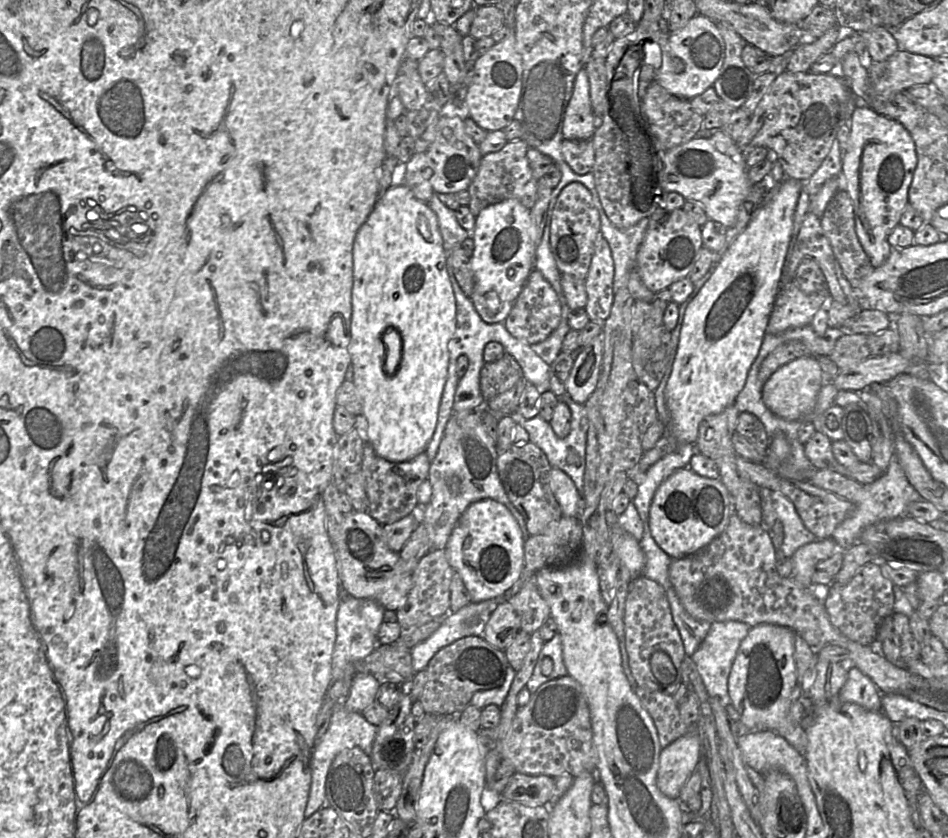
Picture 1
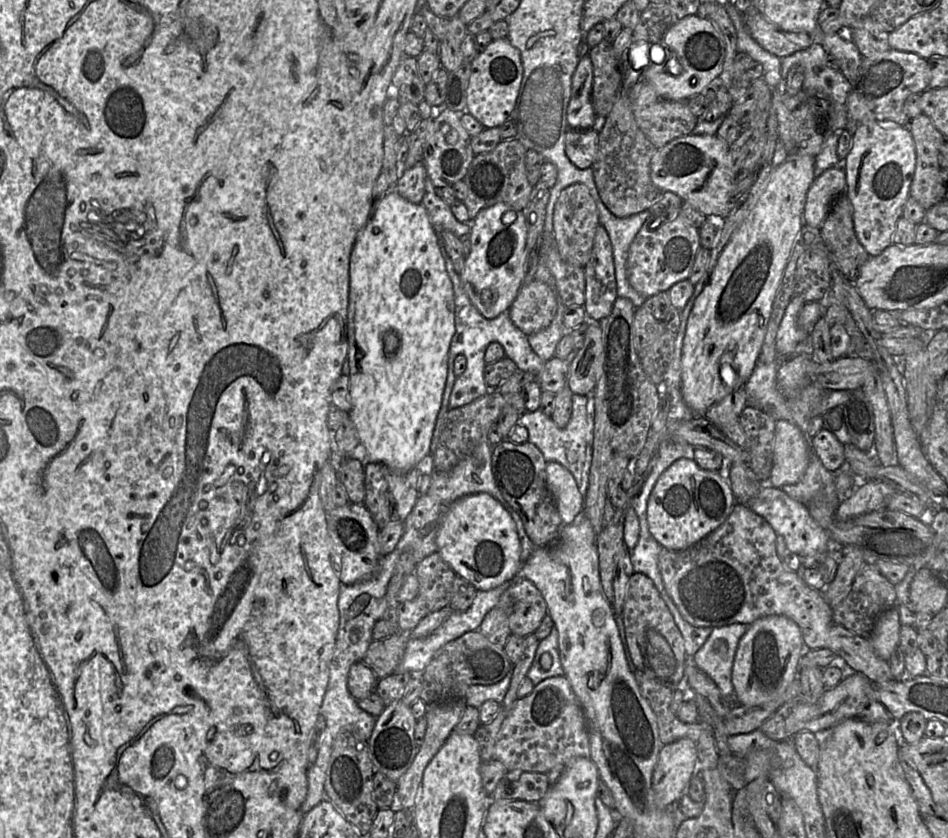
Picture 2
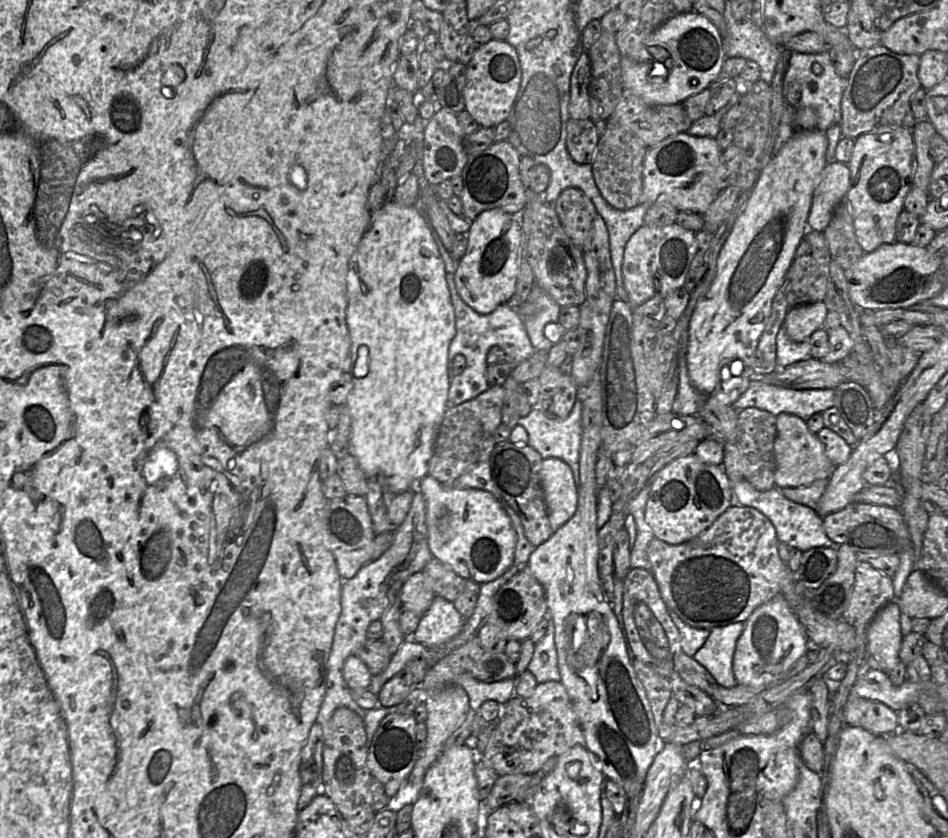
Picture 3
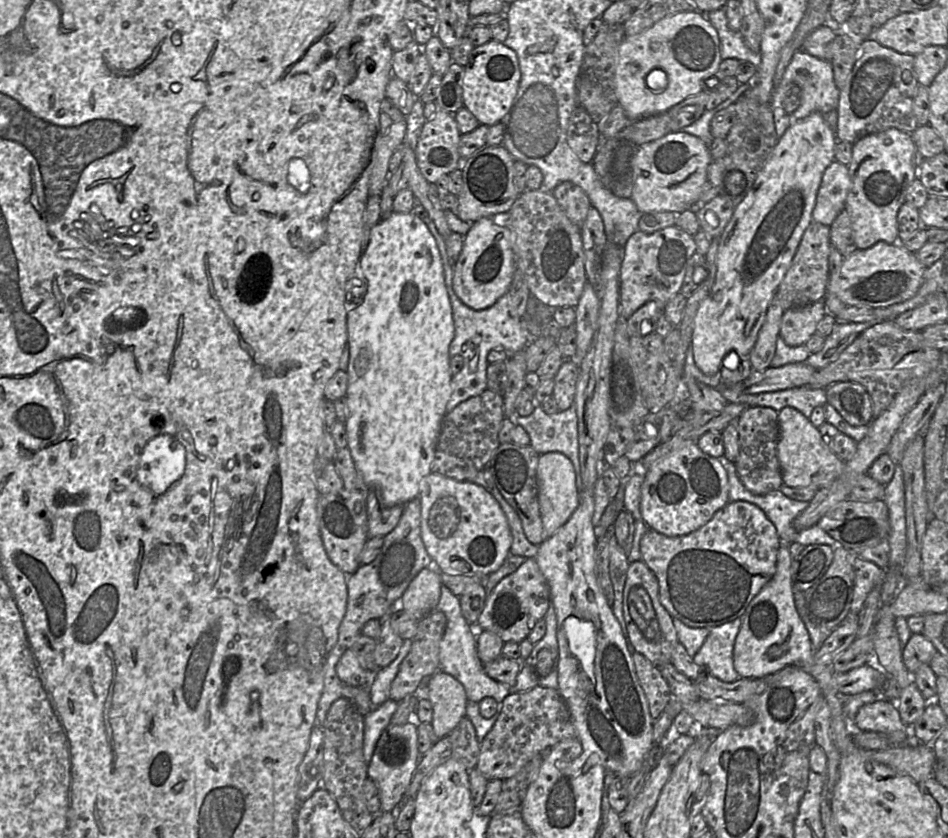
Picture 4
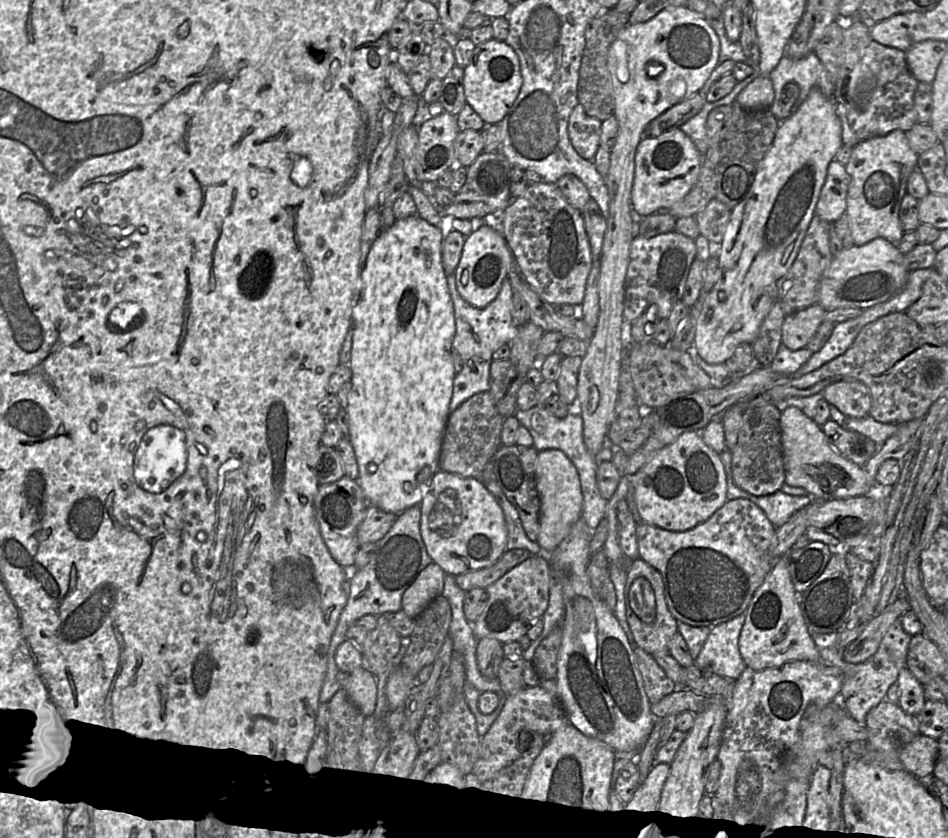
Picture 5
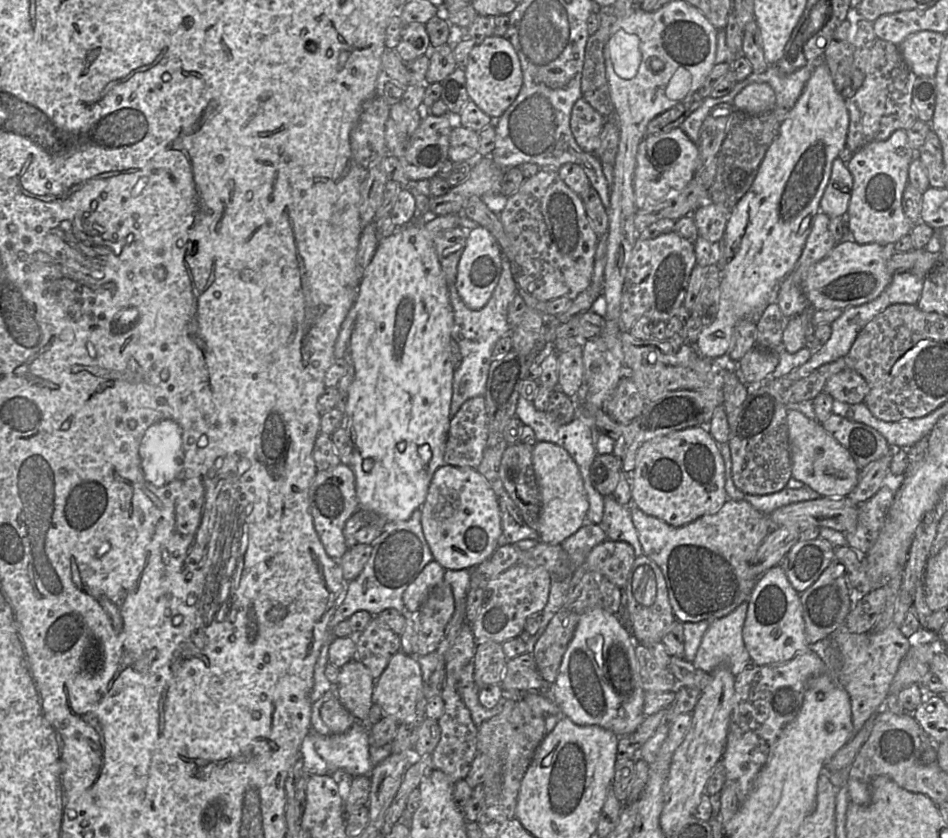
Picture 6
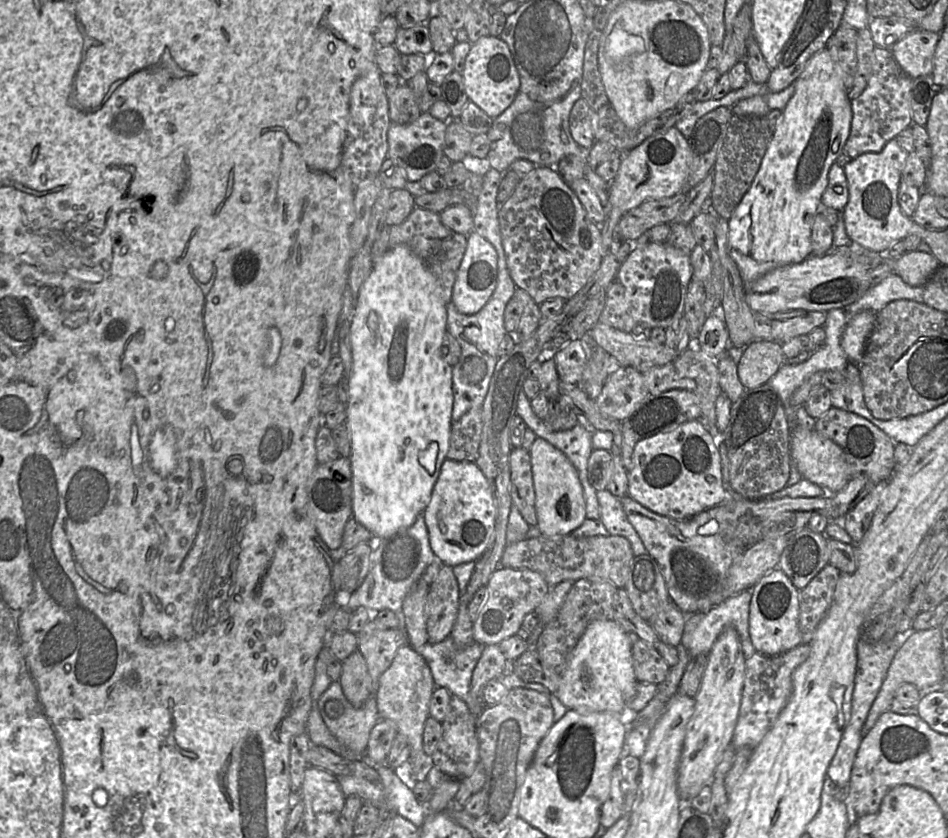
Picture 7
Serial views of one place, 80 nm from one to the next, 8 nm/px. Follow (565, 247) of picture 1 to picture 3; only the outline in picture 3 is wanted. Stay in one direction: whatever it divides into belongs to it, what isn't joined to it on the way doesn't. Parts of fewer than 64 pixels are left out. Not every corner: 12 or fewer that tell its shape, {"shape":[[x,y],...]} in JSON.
{"shape":[[581,189],[554,207],[566,235],[585,252],[597,213]]}

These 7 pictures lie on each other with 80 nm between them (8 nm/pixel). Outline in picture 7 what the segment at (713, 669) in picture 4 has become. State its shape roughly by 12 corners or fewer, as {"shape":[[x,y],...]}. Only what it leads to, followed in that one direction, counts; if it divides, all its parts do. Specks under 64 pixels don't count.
{"shape":[[751,589],[703,612],[692,633],[690,660],[708,655],[719,635],[737,631],[745,659],[749,634]]}

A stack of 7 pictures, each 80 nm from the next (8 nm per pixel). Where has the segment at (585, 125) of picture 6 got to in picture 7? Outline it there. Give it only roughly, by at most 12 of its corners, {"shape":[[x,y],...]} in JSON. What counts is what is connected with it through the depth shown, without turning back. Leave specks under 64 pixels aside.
{"shape":[[581,97],[569,116],[570,133],[584,150],[594,142],[596,111]]}

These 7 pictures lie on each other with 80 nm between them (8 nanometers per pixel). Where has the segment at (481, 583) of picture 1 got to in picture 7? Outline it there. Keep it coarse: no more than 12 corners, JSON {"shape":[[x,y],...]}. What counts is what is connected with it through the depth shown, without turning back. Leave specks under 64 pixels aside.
{"shape":[[446,458],[423,514],[454,567],[489,546],[496,517],[477,464]]}

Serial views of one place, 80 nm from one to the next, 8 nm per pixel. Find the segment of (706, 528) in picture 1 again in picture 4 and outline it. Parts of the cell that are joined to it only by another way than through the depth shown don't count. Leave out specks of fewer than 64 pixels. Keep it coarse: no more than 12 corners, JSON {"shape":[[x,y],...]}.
{"shape":[[690,443],[650,466],[640,512],[678,537],[729,502],[720,460]]}

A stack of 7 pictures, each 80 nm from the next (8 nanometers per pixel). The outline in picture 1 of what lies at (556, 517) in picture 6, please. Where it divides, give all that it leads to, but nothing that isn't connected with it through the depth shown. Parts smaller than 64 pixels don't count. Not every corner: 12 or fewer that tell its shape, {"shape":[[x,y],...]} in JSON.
{"shape":[[559,468],[550,469],[550,487],[564,516],[578,517],[582,496]]}

